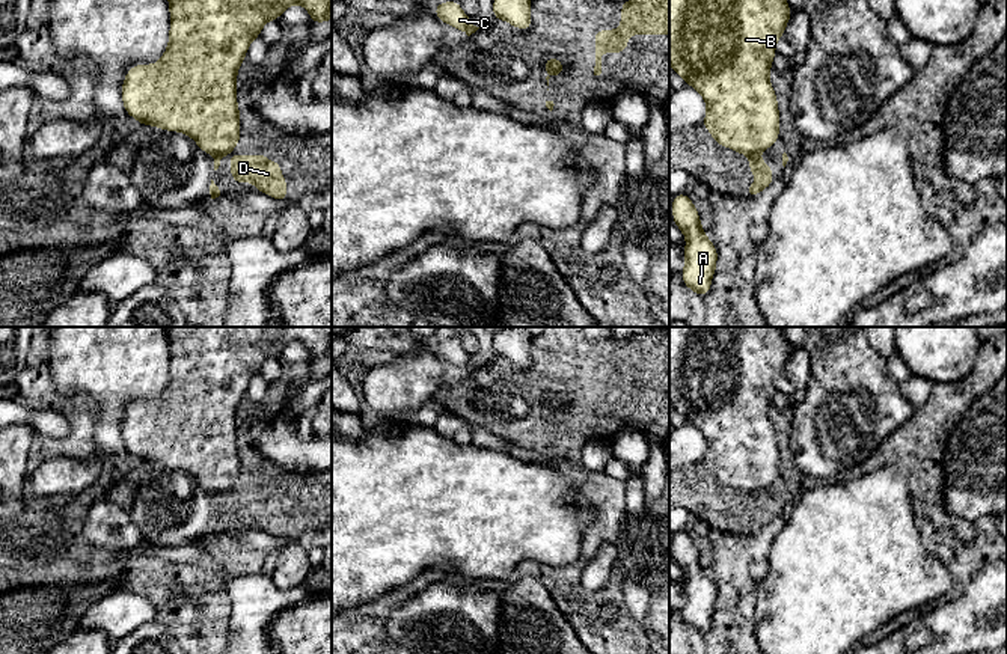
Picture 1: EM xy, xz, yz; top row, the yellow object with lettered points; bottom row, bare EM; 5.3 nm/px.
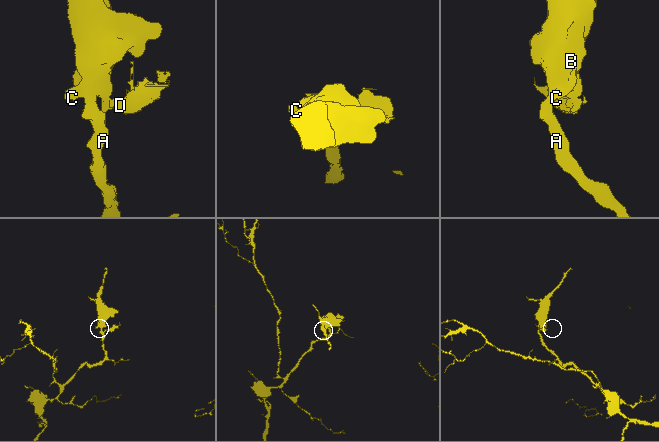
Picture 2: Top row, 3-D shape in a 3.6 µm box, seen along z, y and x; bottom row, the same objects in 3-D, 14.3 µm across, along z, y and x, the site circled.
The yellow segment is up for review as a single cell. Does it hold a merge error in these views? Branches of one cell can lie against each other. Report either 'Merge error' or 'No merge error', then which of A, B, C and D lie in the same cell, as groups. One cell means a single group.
Merge error. Groups: A B C / D

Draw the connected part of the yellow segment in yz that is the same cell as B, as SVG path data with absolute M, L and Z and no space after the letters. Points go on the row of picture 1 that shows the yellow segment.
M669 0L669 65L702 95L707 104L702 125L721 146L737 154L757 154L779 139L779 110L769 74L775 44L790 18L787 0Z

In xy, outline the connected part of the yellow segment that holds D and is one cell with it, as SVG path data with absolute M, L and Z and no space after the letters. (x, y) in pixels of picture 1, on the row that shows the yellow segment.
M264 152L256 155L232 155L231 175L234 182L255 182L256 190L286 202L286 178L280 175L279 161L267 161Z

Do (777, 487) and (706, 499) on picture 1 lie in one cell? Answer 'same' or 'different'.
same

